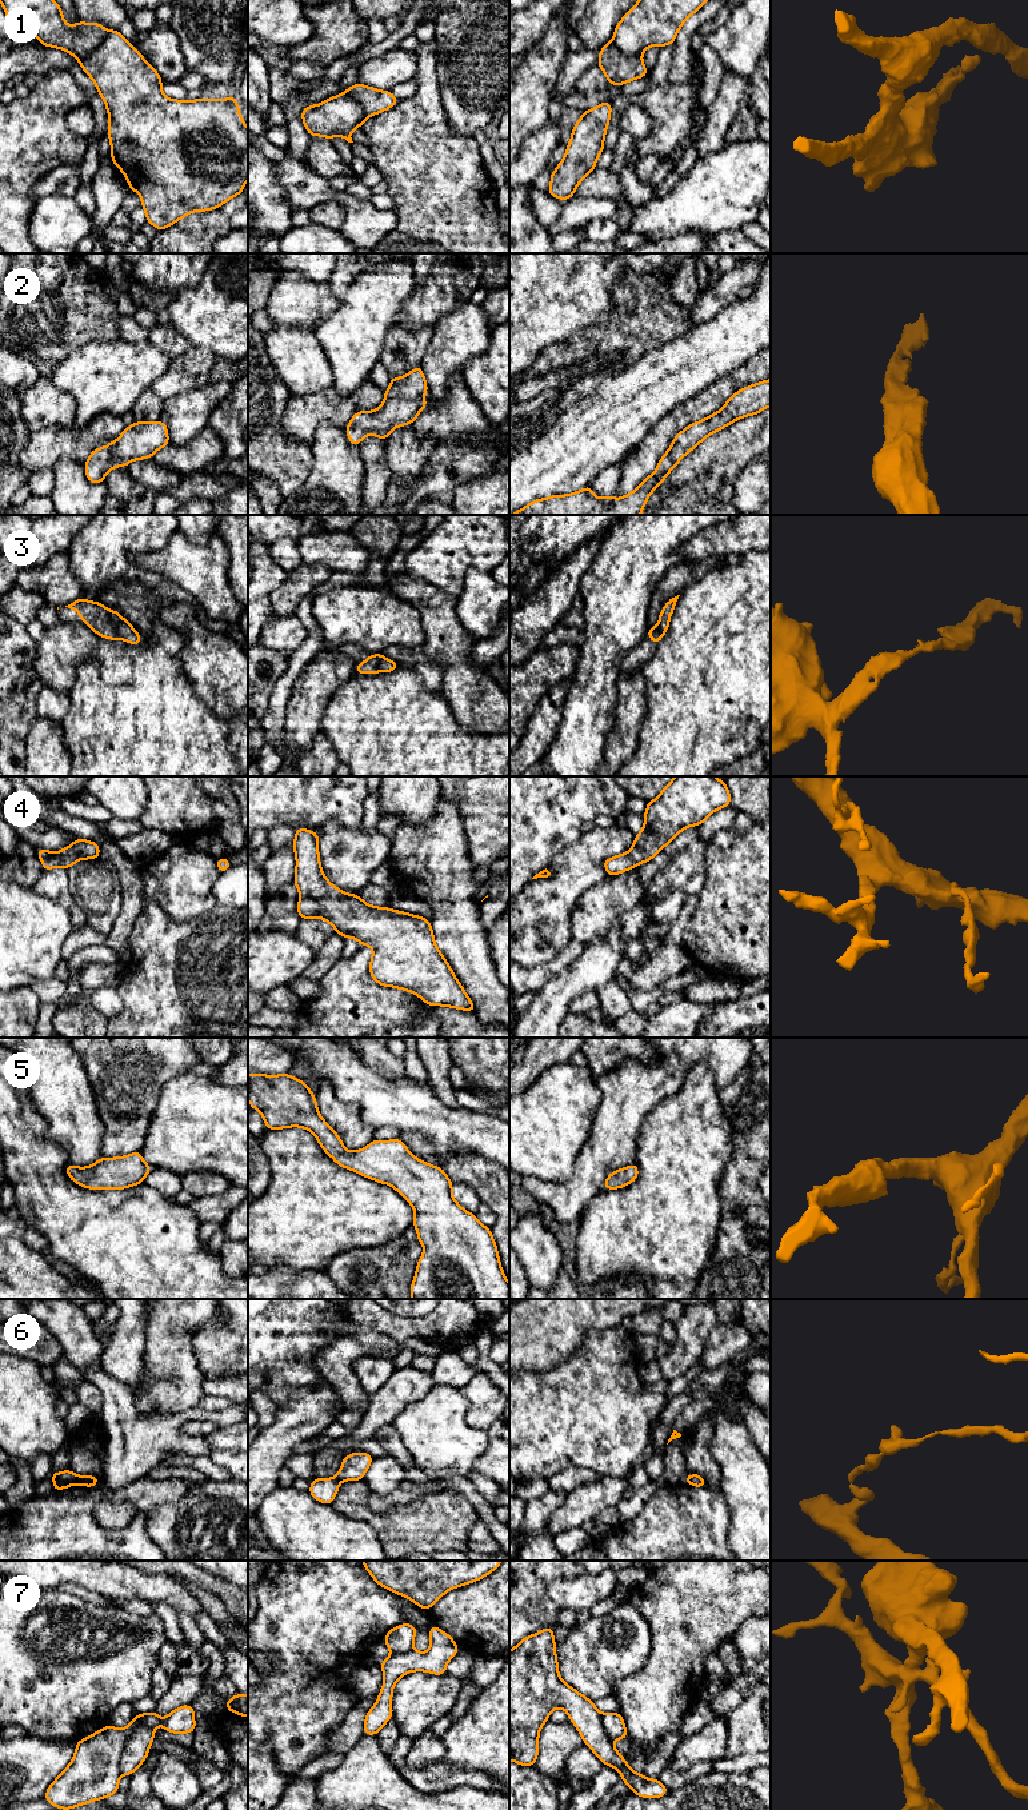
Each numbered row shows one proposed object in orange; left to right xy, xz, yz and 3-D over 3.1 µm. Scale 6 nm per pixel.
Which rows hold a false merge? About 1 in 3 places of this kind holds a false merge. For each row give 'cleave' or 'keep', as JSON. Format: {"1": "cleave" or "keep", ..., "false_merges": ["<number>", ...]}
{"1": "cleave", "2": "keep", "3": "keep", "4": "keep", "5": "keep", "6": "cleave", "7": "cleave", "false_merges": ["1", "6", "7"]}

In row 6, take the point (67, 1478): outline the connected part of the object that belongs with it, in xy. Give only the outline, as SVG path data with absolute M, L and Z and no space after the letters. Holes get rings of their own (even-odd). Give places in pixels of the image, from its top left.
M64 1470L61 1473L52 1471L53 1491L59 1491L71 1487L76 1483L76 1474L72 1470Z

